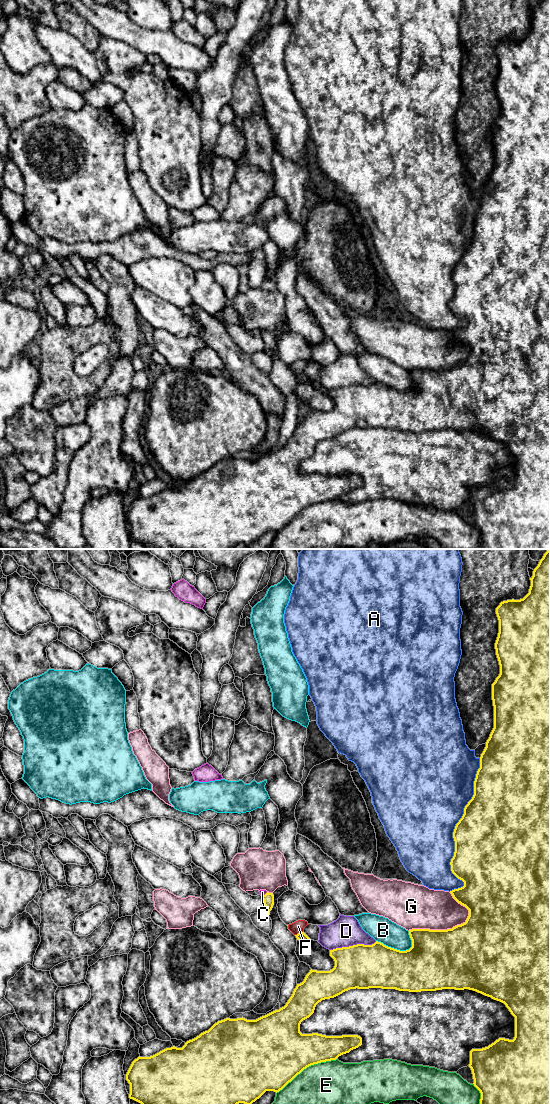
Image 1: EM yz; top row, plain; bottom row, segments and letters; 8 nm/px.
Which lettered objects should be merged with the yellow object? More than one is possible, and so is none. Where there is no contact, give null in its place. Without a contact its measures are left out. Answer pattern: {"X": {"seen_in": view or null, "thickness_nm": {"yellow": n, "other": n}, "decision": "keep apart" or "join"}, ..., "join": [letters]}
{"A": {"seen_in": "yz", "thickness_nm": {"yellow": 480, "other": 500}, "decision": "keep apart"}, "B": {"seen_in": "yz", "thickness_nm": {"yellow": 360, "other": 200}, "decision": "keep apart"}, "C": {"seen_in": "yz", "thickness_nm": {"yellow": 90, "other": 50}, "decision": "join"}, "D": {"seen_in": "yz", "thickness_nm": {"yellow": 360, "other": 240}, "decision": "keep apart"}, "E": {"seen_in": "yz", "thickness_nm": {"yellow": 460, "other": 360}, "decision": "keep apart"}, "F": {"seen_in": "yz", "thickness_nm": {"yellow": 70, "other": 90}, "decision": "keep apart"}, "G": {"seen_in": "yz", "thickness_nm": {"yellow": 480, "other": 340}, "decision": "keep apart"}, "join": ["C"]}

